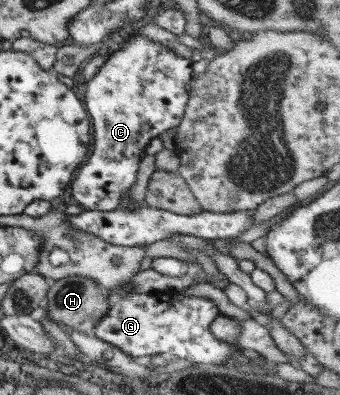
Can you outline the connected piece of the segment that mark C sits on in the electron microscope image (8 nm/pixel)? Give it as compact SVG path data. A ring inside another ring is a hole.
M129 37L125 45L109 53L111 57L99 69L99 72L88 81L85 92L85 106L93 122L93 152L89 160L79 168L71 182L70 192L85 211L115 210L121 205L121 199L128 192L138 177L139 164L143 151L155 137L171 128L179 126L184 117L192 71L191 59L181 57L168 49L165 43L154 42L145 37Z

